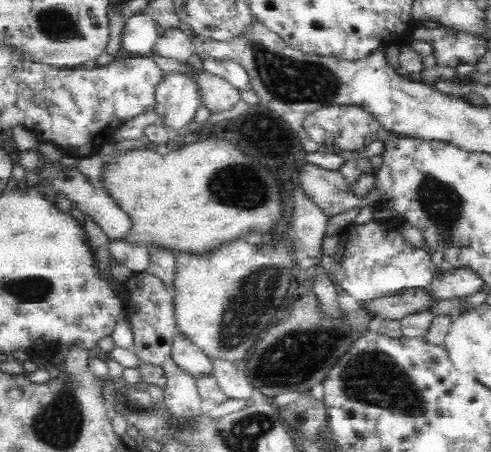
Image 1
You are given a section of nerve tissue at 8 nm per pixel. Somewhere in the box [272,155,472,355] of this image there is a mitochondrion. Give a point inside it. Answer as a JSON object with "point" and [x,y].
{"point":[443,207]}

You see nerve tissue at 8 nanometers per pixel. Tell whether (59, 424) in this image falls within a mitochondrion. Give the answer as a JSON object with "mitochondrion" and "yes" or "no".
{"mitochondrion":"yes"}

